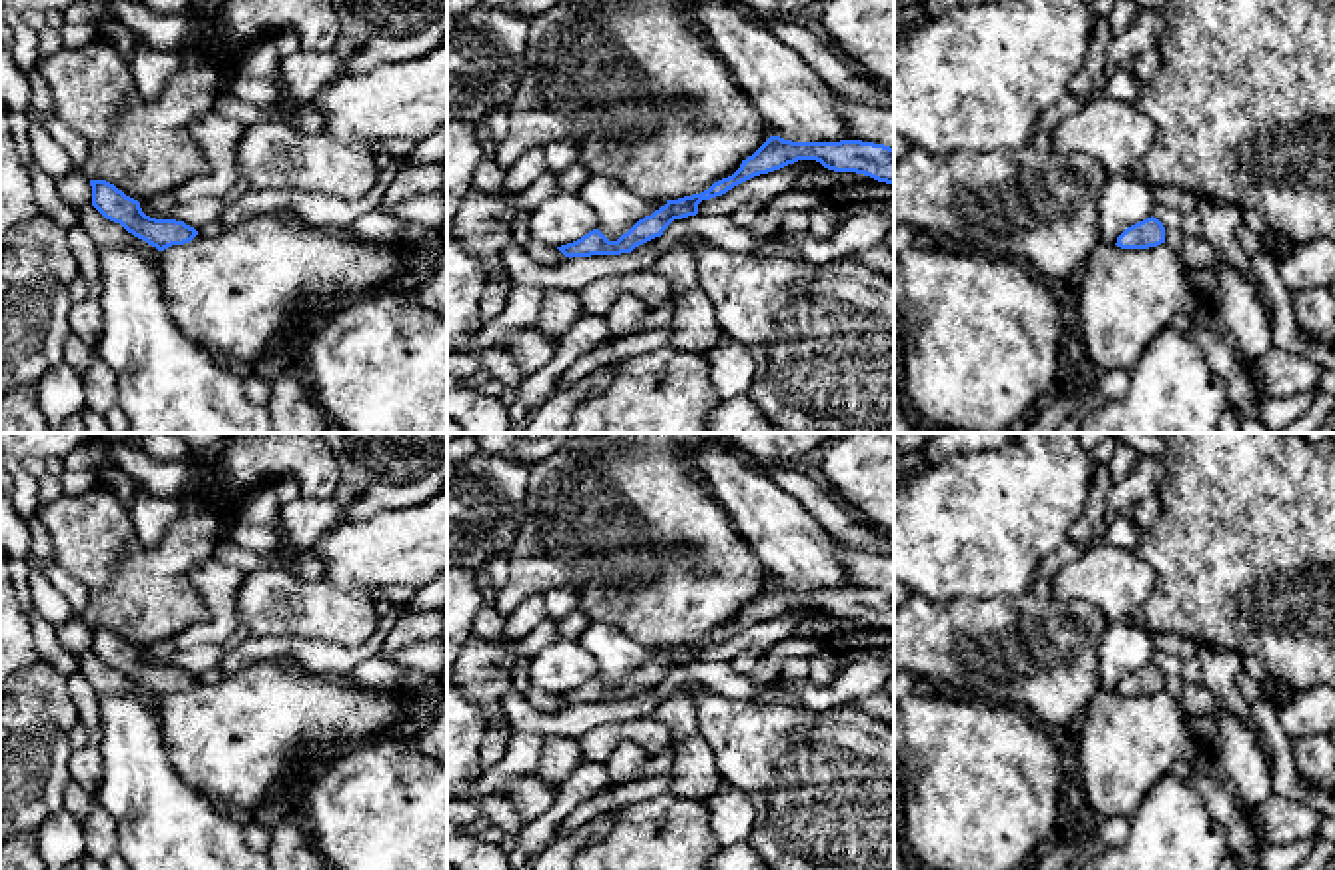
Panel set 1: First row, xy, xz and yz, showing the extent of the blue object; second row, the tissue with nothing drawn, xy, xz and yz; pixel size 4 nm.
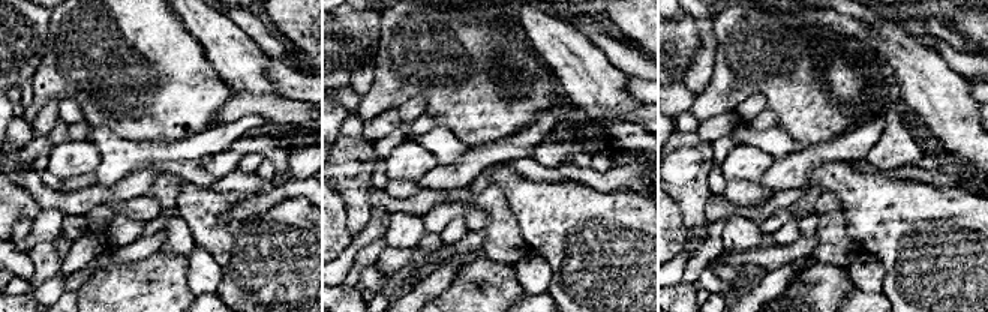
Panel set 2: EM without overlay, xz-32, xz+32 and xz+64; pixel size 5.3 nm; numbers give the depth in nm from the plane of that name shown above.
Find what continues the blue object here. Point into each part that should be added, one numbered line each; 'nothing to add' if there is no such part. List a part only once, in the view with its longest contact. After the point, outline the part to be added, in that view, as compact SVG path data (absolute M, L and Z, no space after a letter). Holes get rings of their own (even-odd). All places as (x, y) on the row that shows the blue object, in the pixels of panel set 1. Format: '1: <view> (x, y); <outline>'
nothing to add

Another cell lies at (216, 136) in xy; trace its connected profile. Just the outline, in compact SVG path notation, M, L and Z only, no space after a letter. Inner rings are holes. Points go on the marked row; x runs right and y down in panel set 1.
M208 110L192 120L186 132L210 170L176 188L172 192L176 204L188 204L202 196L223 198L241 176L237 146L245 134L245 126L235 118Z

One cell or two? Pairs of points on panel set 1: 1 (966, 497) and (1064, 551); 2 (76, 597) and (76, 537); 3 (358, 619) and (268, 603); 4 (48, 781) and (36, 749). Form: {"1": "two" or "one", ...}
{"1": "two", "2": "two", "3": "one", "4": "one"}

